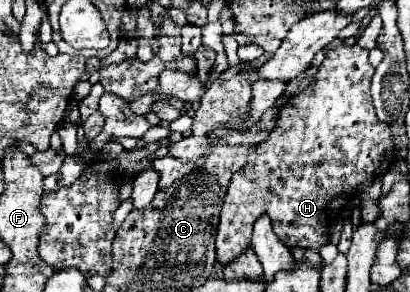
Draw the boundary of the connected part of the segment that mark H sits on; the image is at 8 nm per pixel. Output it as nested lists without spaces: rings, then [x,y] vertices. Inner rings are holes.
[[[340,44],[336,46],[334,50],[330,50],[322,62],[322,66],[318,68],[318,74],[314,78],[314,82],[304,88],[302,92],[298,92],[296,96],[290,98],[288,106],[282,106],[280,112],[278,112],[278,120],[276,120],[276,128],[270,132],[268,140],[264,140],[262,144],[258,144],[252,154],[248,154],[248,162],[246,166],[240,170],[240,174],[236,174],[236,178],[232,178],[230,186],[228,186],[228,194],[224,198],[224,206],[222,206],[222,214],[220,214],[220,226],[218,226],[218,236],[216,236],[216,252],[218,252],[218,268],[224,268],[228,266],[238,254],[242,254],[248,244],[250,244],[250,238],[252,238],[252,224],[262,216],[262,214],[268,214],[270,220],[272,220],[272,228],[274,228],[274,234],[284,242],[288,244],[288,248],[292,246],[302,246],[302,248],[312,248],[312,250],[320,250],[320,246],[324,246],[328,242],[328,228],[330,228],[330,222],[332,218],[338,216],[340,208],[348,202],[348,188],[354,188],[358,182],[364,182],[364,180],[374,180],[374,178],[380,178],[380,174],[388,172],[390,168],[390,162],[394,158],[394,144],[392,144],[392,132],[390,132],[390,126],[388,124],[380,124],[378,118],[376,118],[376,112],[374,112],[374,106],[372,106],[372,96],[370,96],[370,80],[372,80],[372,74],[374,74],[374,68],[370,66],[368,62],[368,50],[366,48],[360,48],[356,44],[348,46],[348,44]]]

